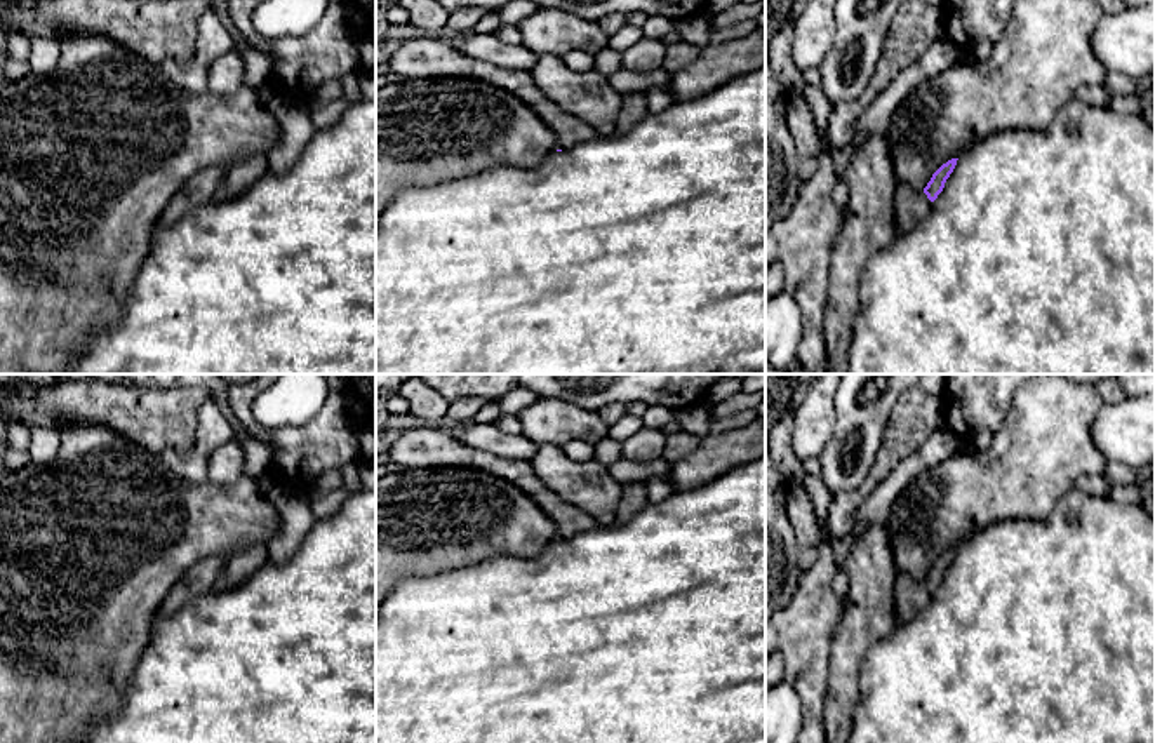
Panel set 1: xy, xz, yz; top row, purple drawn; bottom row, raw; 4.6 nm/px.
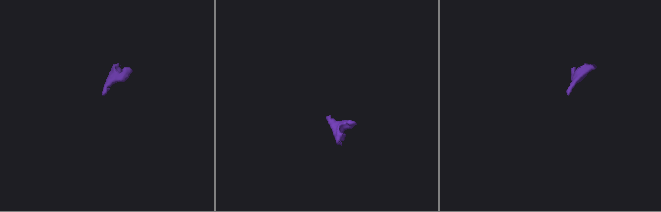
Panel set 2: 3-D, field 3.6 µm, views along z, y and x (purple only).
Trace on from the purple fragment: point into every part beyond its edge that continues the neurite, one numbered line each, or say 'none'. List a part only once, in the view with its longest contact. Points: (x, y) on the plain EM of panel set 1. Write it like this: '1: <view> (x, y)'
1: yz (910, 595)

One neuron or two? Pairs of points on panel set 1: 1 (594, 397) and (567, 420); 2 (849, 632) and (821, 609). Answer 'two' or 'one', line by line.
1: two
2: two

